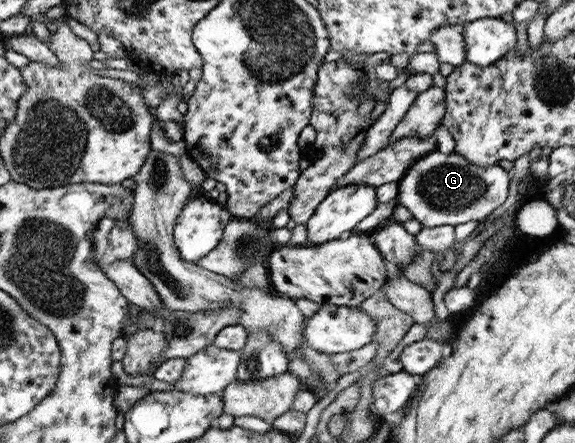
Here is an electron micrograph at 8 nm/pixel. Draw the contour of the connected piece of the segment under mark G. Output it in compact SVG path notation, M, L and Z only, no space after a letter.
M436 149L419 159L404 174L398 186L397 203L406 207L423 227L480 222L506 201L511 174L499 164L480 167L472 165L455 151L442 154Z

